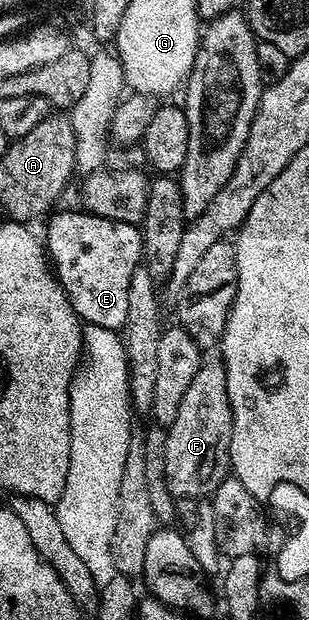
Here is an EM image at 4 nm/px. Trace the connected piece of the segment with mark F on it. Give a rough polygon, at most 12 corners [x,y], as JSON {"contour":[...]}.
{"contour":[[205,361],[166,428],[165,475],[179,499],[231,471],[227,370]]}

